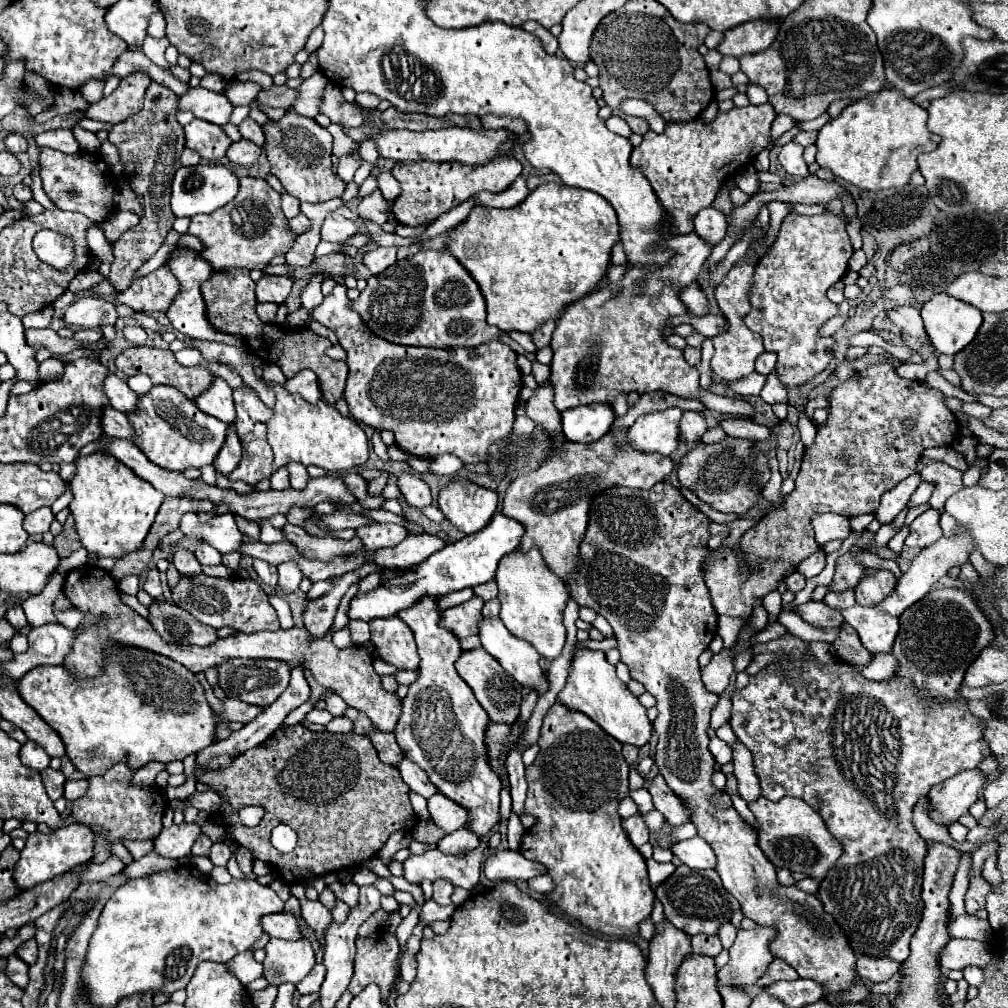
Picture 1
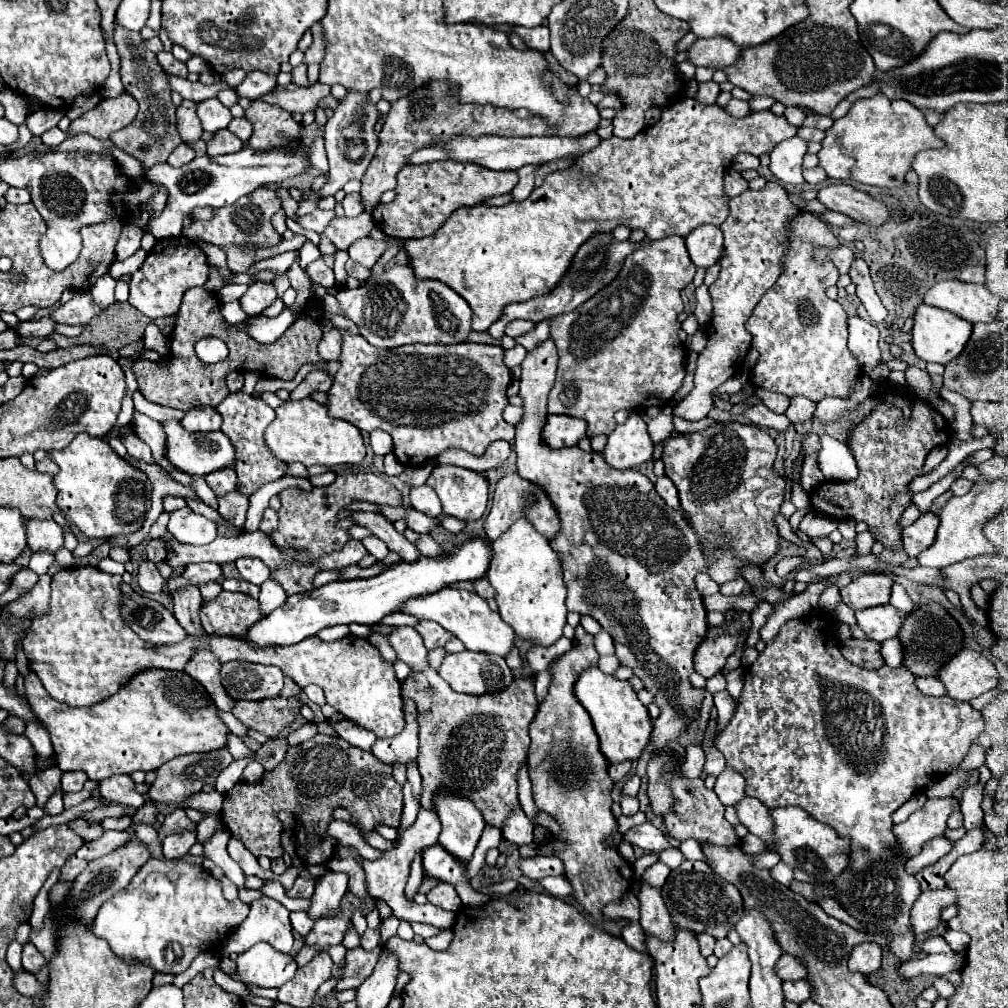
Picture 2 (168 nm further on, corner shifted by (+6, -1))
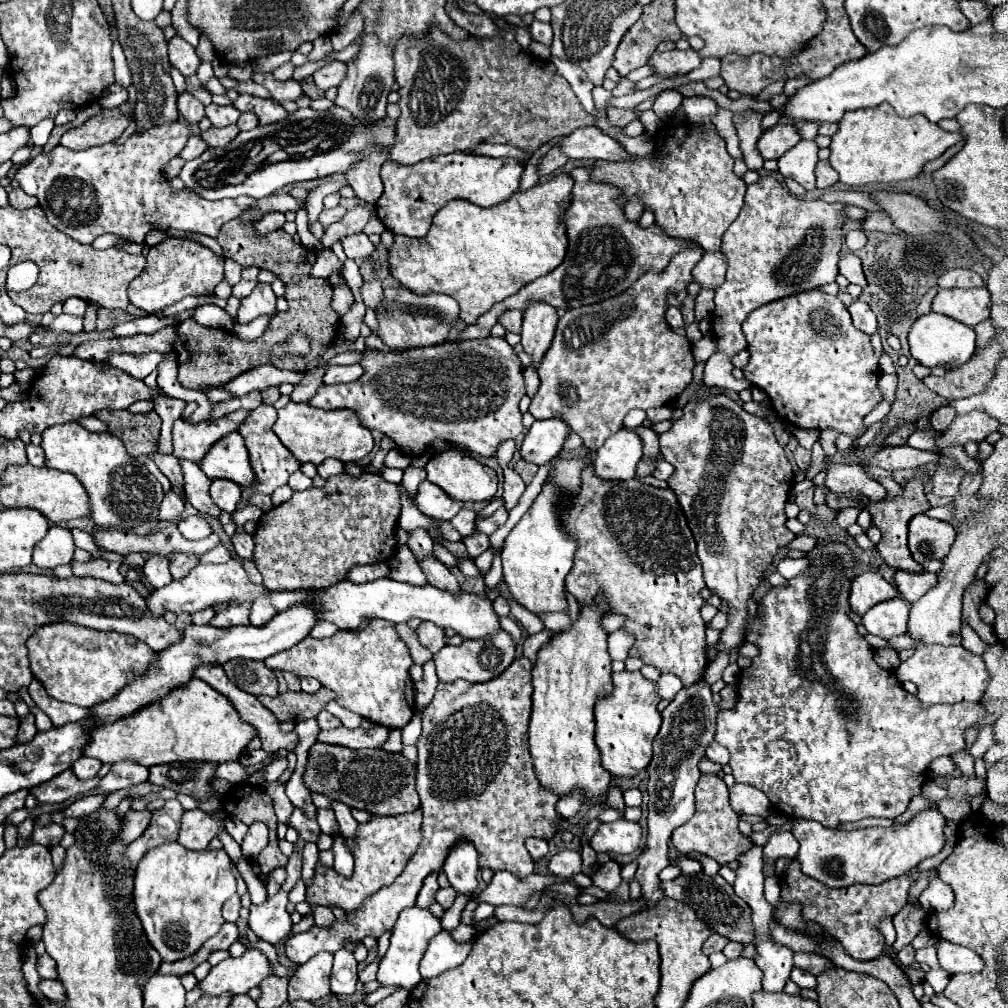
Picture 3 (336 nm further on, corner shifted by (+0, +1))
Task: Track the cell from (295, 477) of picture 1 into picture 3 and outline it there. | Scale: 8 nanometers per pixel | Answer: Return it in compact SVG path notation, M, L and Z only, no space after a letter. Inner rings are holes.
M346 472L326 480L322 488L294 492L290 500L264 512L254 534L254 562L270 590L328 588L348 576L356 564L388 562L396 556L400 490L380 474L358 478Z

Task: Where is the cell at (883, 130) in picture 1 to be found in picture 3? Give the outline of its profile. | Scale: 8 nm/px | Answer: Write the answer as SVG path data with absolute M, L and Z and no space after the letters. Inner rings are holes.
M880 104L844 114L838 124L838 132L832 136L830 164L838 172L840 182L848 186L902 182L920 174L926 162L936 160L960 140L962 134L944 132L938 124L924 120L924 116L912 116L912 120L904 120L892 112L890 104Z

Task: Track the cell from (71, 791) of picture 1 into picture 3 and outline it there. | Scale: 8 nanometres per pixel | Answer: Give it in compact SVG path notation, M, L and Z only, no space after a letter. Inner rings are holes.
M80 756L80 760L76 760L76 764L72 766L72 770L76 772L76 776L80 780L88 780L88 778L94 778L100 770L102 762L96 760L96 758L90 758L90 756Z

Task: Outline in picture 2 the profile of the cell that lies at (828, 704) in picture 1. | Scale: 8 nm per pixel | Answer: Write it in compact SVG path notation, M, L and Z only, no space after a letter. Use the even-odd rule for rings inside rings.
M814 614L814 616L806 616L806 618L798 618L798 620L790 620L786 622L778 636L774 640L770 640L766 644L766 648L760 652L758 660L746 670L744 676L744 688L740 694L740 702L736 708L736 714L732 716L730 724L726 726L726 730L722 732L722 736L716 738L716 746L718 750L724 754L726 762L730 768L738 770L744 778L746 778L746 794L758 798L764 806L768 808L778 808L778 806L800 806L802 810L806 810L812 818L832 826L840 836L850 838L852 842L852 854L850 854L850 862L848 868L838 874L834 878L834 888L836 888L836 898L840 902L840 906L852 916L856 918L862 926L864 932L868 934L884 934L890 942L888 942L888 950L900 958L906 960L912 954L912 944L914 944L914 930L910 924L910 912L914 902L918 900L918 896L922 894L920 890L920 882L916 880L916 874L906 872L906 862L908 858L902 856L900 846L898 846L898 838L892 832L892 814L906 802L910 800L920 788L926 788L934 776L940 778L944 774L950 774L954 770L958 770L958 766L962 764L962 760L966 758L972 742L984 732L984 718L978 710L974 710L968 702L958 702L950 696L926 696L922 694L916 684L914 684L914 676L904 670L904 668L890 668L890 666L882 666L878 670L866 670L860 666L850 664L838 650L838 638L832 632L832 622L822 616L822 614Z

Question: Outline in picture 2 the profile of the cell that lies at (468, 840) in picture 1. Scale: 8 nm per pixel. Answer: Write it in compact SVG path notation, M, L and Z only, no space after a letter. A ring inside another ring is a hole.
M434 844L434 846L426 848L422 856L424 856L426 876L450 882L456 888L456 892L464 904L486 904L492 898L496 898L496 896L484 896L484 894L476 892L470 886L470 878L466 876L468 864L454 858L442 844Z

